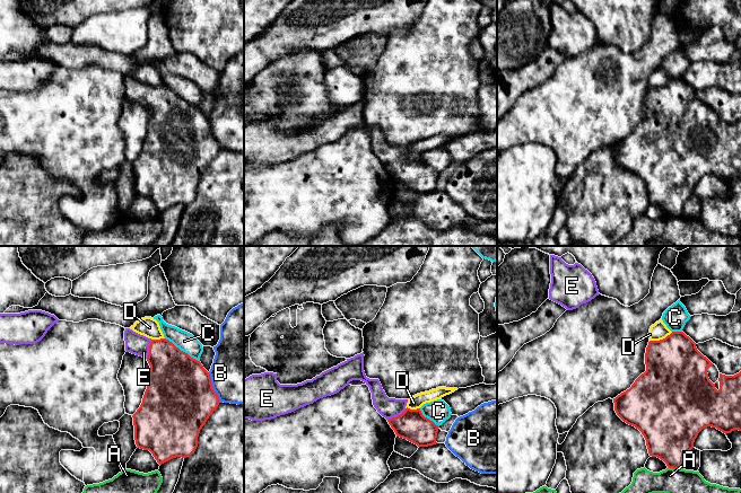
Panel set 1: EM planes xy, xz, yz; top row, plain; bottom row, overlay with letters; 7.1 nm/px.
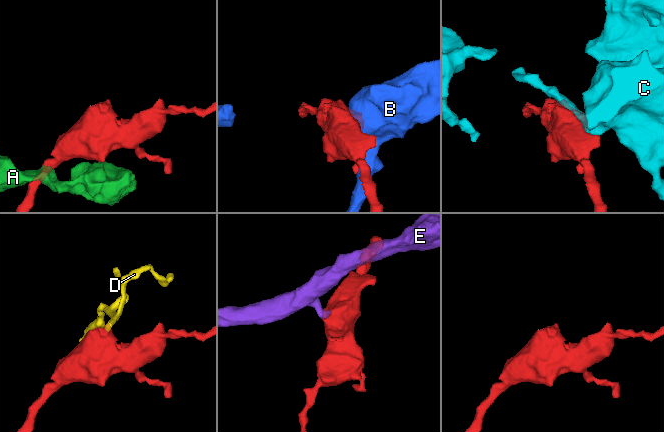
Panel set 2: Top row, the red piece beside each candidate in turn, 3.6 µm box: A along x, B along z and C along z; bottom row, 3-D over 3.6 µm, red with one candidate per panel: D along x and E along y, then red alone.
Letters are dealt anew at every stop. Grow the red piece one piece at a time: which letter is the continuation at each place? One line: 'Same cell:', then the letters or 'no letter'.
Same cell: E

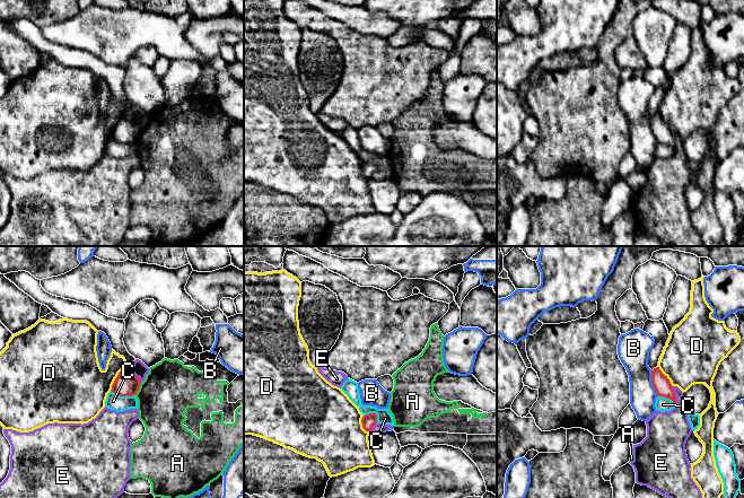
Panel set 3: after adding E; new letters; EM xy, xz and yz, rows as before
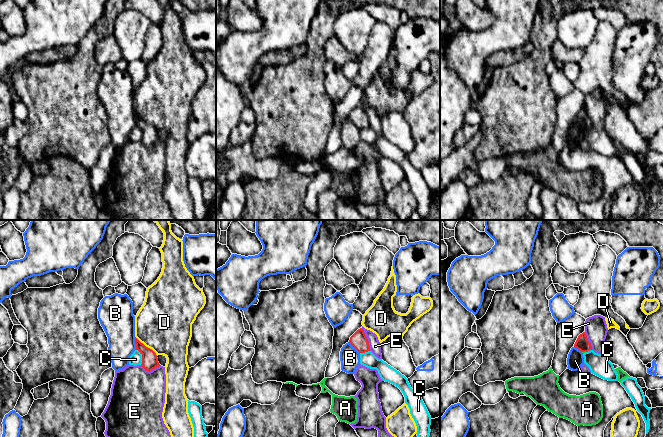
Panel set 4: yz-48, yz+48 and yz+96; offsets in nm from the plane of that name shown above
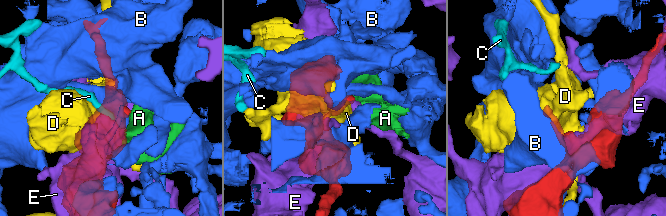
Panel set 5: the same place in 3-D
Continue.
Same cell: no letter

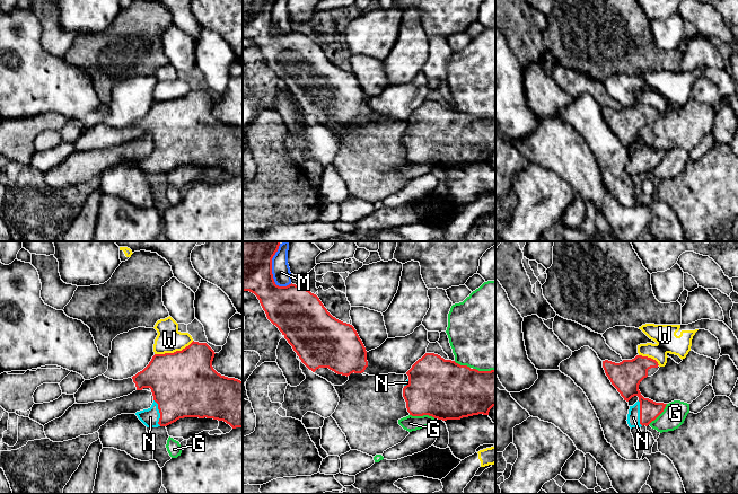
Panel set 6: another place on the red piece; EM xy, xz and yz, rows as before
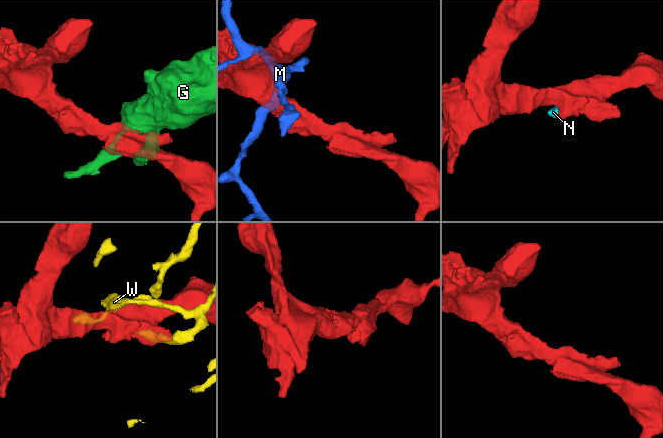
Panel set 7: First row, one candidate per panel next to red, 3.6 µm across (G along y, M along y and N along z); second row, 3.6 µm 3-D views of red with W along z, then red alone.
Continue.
Same cell: N

